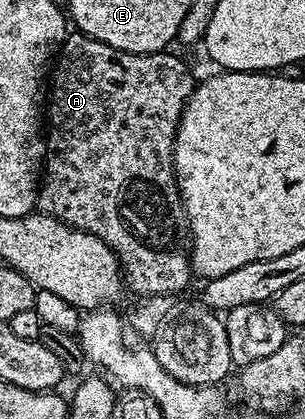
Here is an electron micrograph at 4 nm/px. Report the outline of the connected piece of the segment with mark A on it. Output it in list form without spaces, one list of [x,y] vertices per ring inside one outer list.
[[[81,34],[67,35],[66,41],[62,43],[60,51],[57,53],[56,59],[52,64],[52,79],[48,84],[48,135],[45,137],[46,154],[44,157],[44,175],[40,180],[40,187],[38,190],[38,203],[36,205],[39,213],[46,213],[59,222],[69,224],[73,228],[78,228],[80,231],[90,232],[96,238],[102,239],[111,250],[118,256],[118,261],[121,264],[121,270],[124,273],[124,284],[127,289],[134,291],[136,295],[142,296],[138,298],[149,298],[152,296],[165,296],[167,298],[173,297],[173,292],[182,292],[190,284],[190,276],[192,277],[192,269],[190,267],[190,249],[188,241],[190,239],[190,229],[186,223],[186,211],[182,205],[182,195],[178,192],[178,180],[174,176],[174,139],[178,133],[178,123],[182,117],[184,106],[188,102],[188,98],[194,93],[196,87],[196,79],[190,73],[190,68],[178,56],[173,56],[173,51],[163,50],[161,52],[145,52],[144,54],[136,54],[135,52],[125,52],[124,50],[116,50],[112,46],[108,46],[99,40],[93,40],[90,36],[83,36]]]

